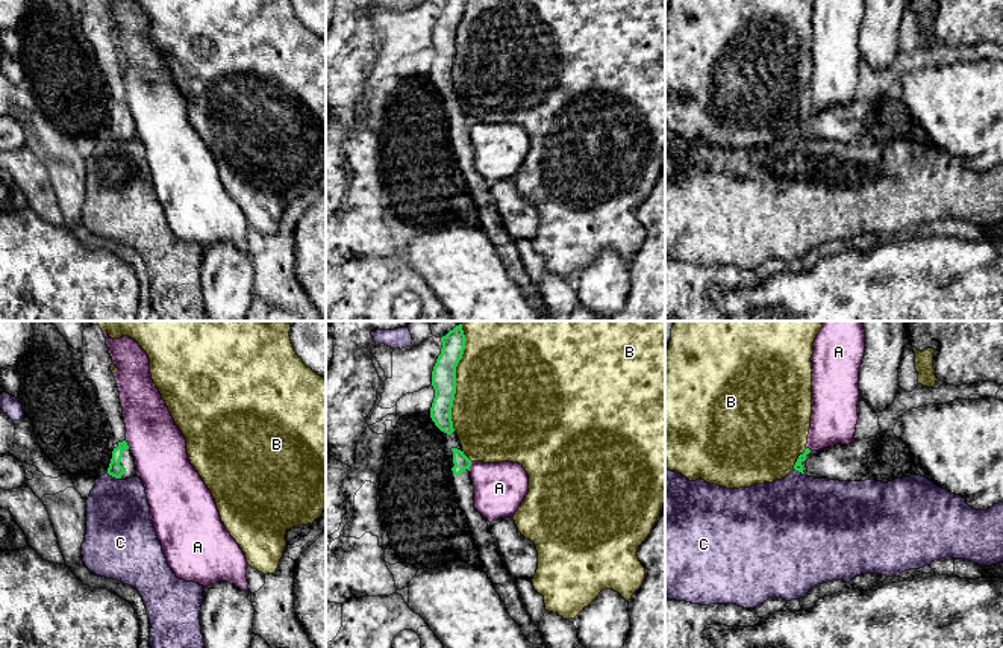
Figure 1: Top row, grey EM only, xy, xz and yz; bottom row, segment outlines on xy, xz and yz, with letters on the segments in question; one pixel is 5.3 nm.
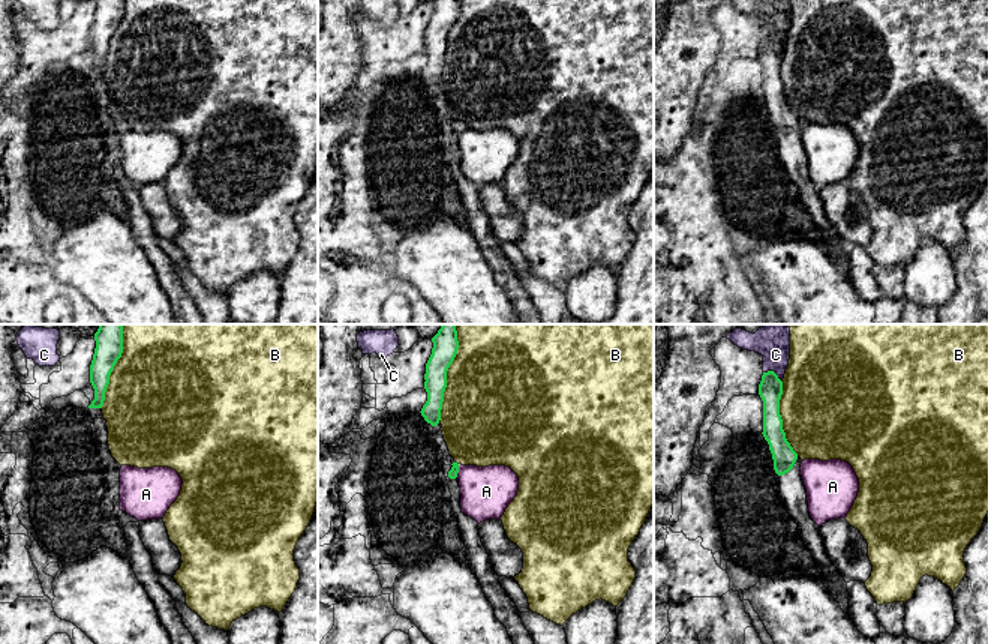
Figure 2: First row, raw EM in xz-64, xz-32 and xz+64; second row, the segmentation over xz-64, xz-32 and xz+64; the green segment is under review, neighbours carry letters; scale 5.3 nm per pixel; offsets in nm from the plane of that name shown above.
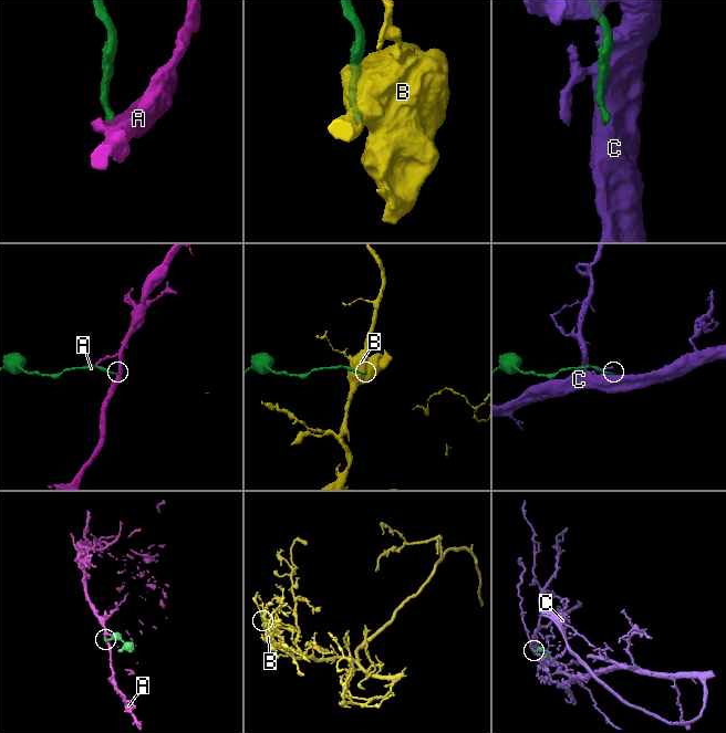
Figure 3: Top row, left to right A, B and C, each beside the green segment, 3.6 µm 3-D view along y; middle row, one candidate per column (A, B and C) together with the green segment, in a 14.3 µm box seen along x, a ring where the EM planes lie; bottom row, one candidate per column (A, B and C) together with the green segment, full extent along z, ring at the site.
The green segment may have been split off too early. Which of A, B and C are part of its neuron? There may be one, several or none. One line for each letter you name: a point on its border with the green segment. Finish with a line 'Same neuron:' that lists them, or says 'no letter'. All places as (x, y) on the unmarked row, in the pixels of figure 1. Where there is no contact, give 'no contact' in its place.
Same neuron: no letter

